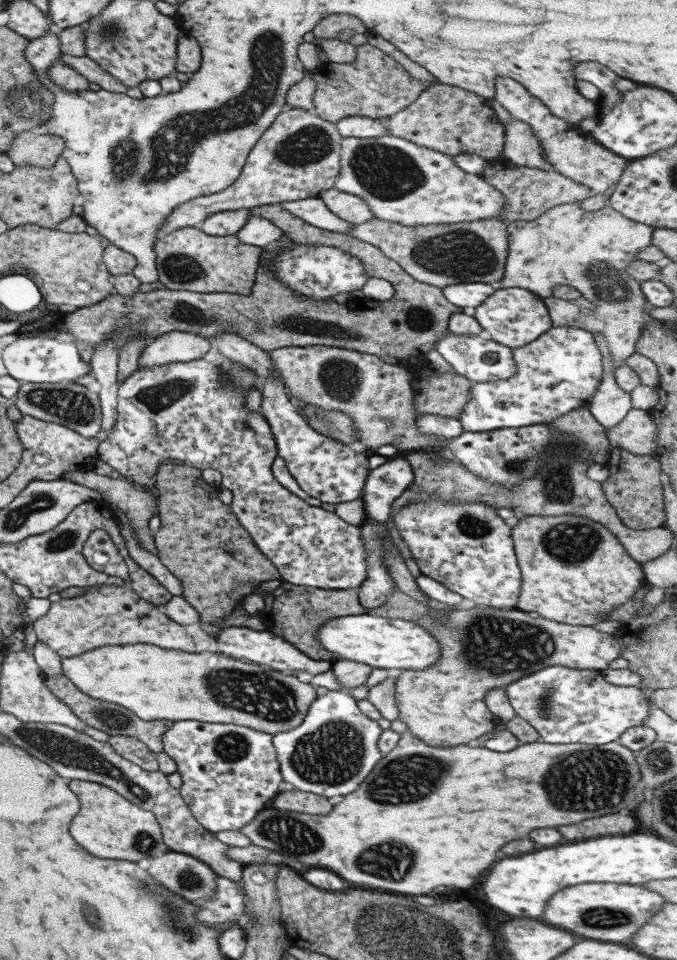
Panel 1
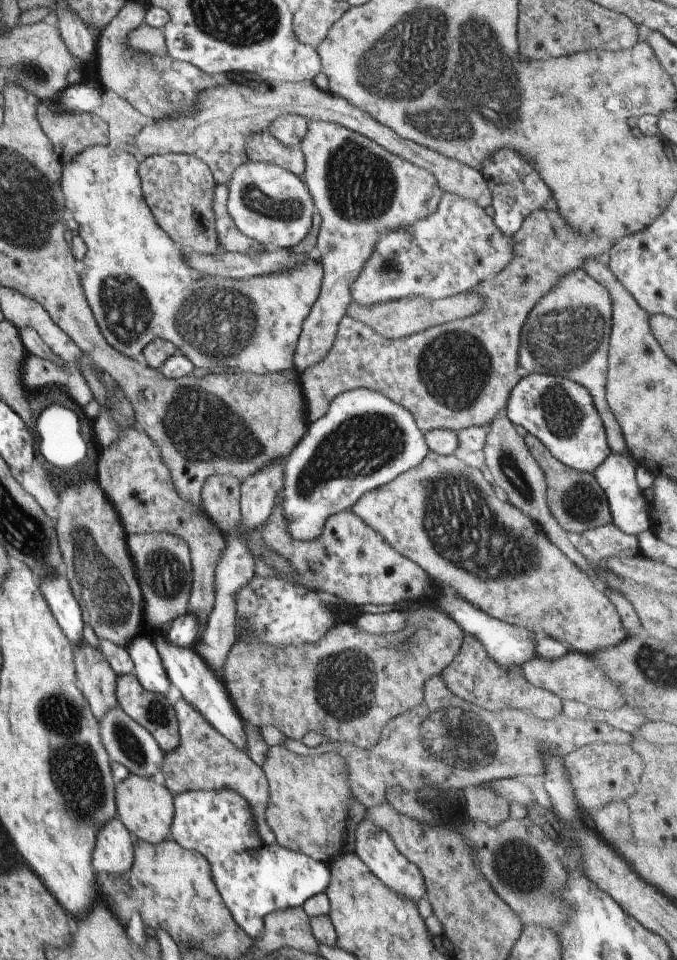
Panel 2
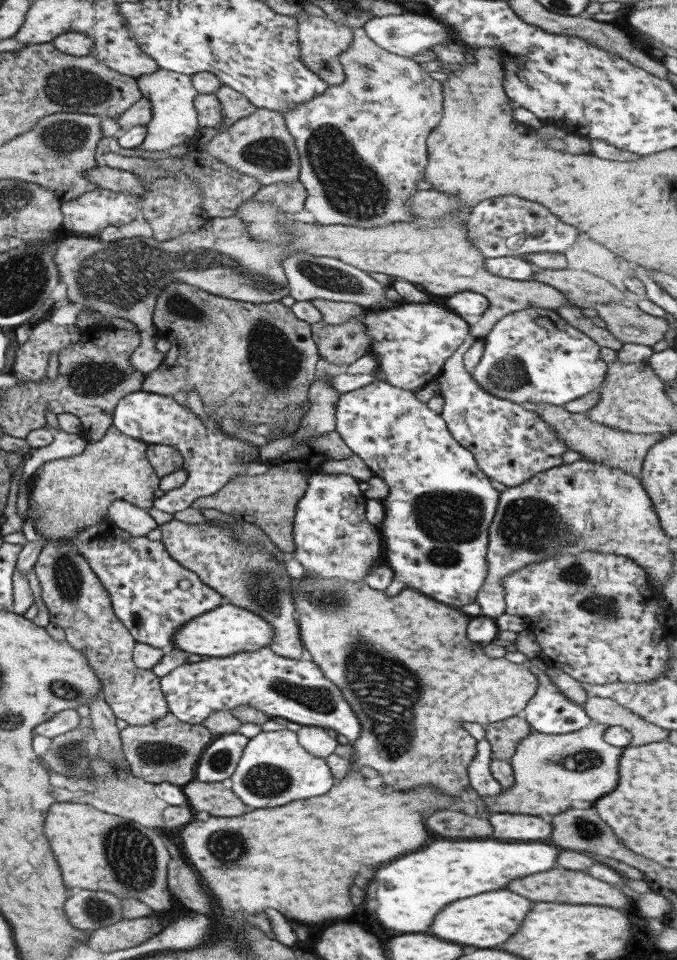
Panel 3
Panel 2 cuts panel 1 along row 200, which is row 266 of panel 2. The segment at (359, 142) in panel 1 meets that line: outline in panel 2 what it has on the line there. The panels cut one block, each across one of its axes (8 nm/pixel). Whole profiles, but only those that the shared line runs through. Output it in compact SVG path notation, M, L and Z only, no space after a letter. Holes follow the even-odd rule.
M443 193L436 209L429 216L414 222L413 226L387 232L381 236L361 272L351 283L351 298L358 305L372 305L413 295L440 299L462 293L505 268L513 253L513 236L503 234L480 206L453 193Z

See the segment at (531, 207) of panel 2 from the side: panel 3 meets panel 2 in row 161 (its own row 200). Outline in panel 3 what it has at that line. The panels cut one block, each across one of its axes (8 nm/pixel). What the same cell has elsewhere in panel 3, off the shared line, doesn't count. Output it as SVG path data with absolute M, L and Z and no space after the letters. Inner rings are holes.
M507 195L495 196L472 206L466 222L465 235L469 243L475 245L487 259L501 256L519 257L537 252L563 254L567 247L573 244L577 233L578 230L574 226L561 222L545 206Z

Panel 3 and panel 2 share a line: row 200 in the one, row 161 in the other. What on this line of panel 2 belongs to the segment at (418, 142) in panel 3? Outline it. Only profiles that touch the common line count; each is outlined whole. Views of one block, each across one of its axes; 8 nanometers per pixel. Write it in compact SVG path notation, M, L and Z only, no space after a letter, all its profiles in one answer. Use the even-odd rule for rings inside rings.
M306 119L306 133L299 149L304 156L304 185L321 218L316 249L322 264L320 291L302 322L293 351L295 377L300 382L301 373L321 362L329 352L337 323L352 300L351 283L377 241L387 232L413 226L414 222L429 216L443 192L430 172L331 121Z

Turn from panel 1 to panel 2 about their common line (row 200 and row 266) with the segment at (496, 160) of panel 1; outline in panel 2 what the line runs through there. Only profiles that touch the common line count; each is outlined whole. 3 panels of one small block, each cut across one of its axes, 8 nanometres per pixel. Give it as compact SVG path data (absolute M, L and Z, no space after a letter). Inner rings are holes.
M539 209L530 212L521 223L519 230L513 235L514 240L514 253L509 261L509 264L497 271L490 279L482 280L478 282L473 290L482 298L482 307L480 311L477 311L471 316L464 319L455 319L440 325L435 325L422 331L410 334L409 336L402 336L401 338L388 339L380 334L377 334L372 328L365 326L362 322L356 321L346 314L341 317L341 320L337 323L336 335L329 352L318 362L315 366L308 368L301 373L300 378L300 390L302 397L305 400L305 416L307 422L313 422L327 410L328 404L338 394L350 391L351 389L362 388L380 392L389 398L390 401L396 402L397 405L402 406L406 411L409 411L417 423L417 426L423 431L430 431L435 429L451 429L452 431L458 431L470 426L479 426L489 424L493 419L503 413L505 409L506 400L509 393L515 383L519 380L520 376L515 372L516 370L516 358L518 351L518 342L520 337L520 330L522 328L523 321L527 316L531 307L536 304L539 297L542 297L548 292L550 286L556 283L559 277L562 277L565 273L568 273L571 269L582 268L582 262L589 257L598 258L602 253L607 253L613 246L613 240L605 237L598 237L595 235L588 235L585 233L574 233L574 230L564 221L564 218L557 210Z

